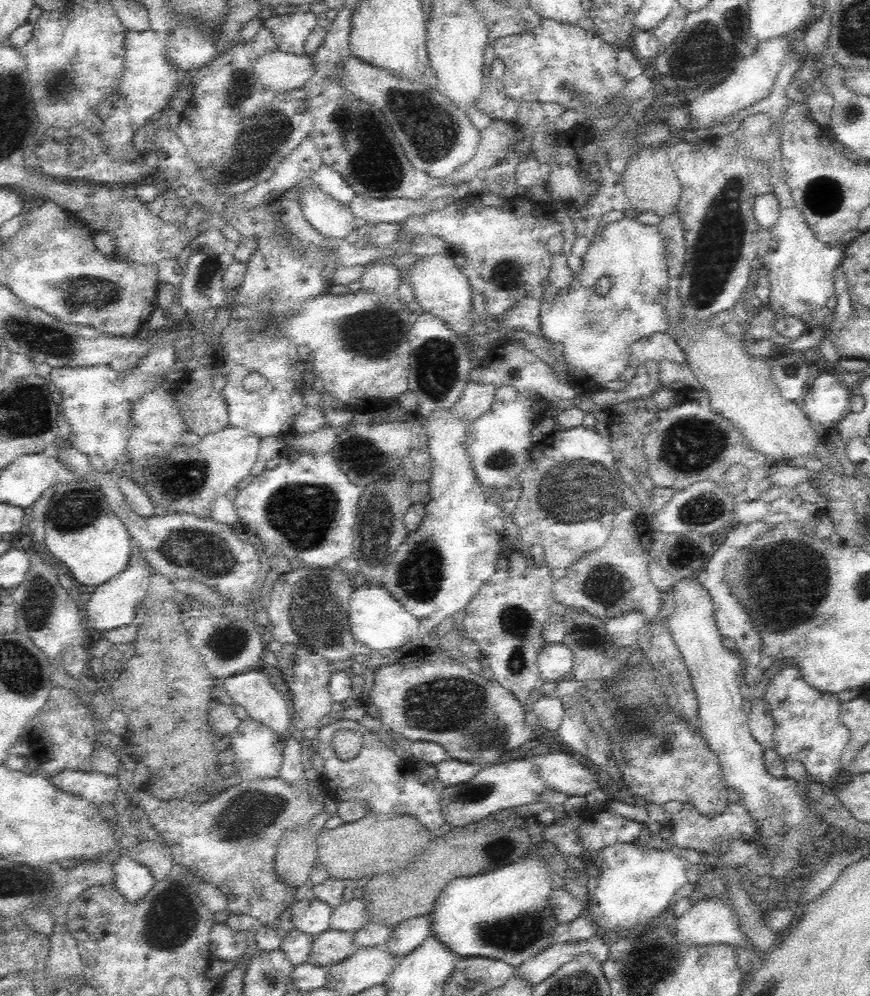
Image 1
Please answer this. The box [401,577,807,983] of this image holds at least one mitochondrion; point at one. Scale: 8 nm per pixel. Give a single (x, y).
(517, 935)

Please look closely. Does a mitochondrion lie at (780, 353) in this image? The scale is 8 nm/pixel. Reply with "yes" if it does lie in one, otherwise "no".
no

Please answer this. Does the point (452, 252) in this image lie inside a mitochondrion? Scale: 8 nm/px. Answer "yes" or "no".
no

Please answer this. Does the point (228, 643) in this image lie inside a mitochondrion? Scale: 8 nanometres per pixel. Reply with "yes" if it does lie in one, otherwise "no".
yes

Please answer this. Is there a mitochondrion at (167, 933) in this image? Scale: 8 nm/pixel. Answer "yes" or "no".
yes

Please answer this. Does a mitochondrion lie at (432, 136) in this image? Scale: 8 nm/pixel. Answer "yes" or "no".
yes

